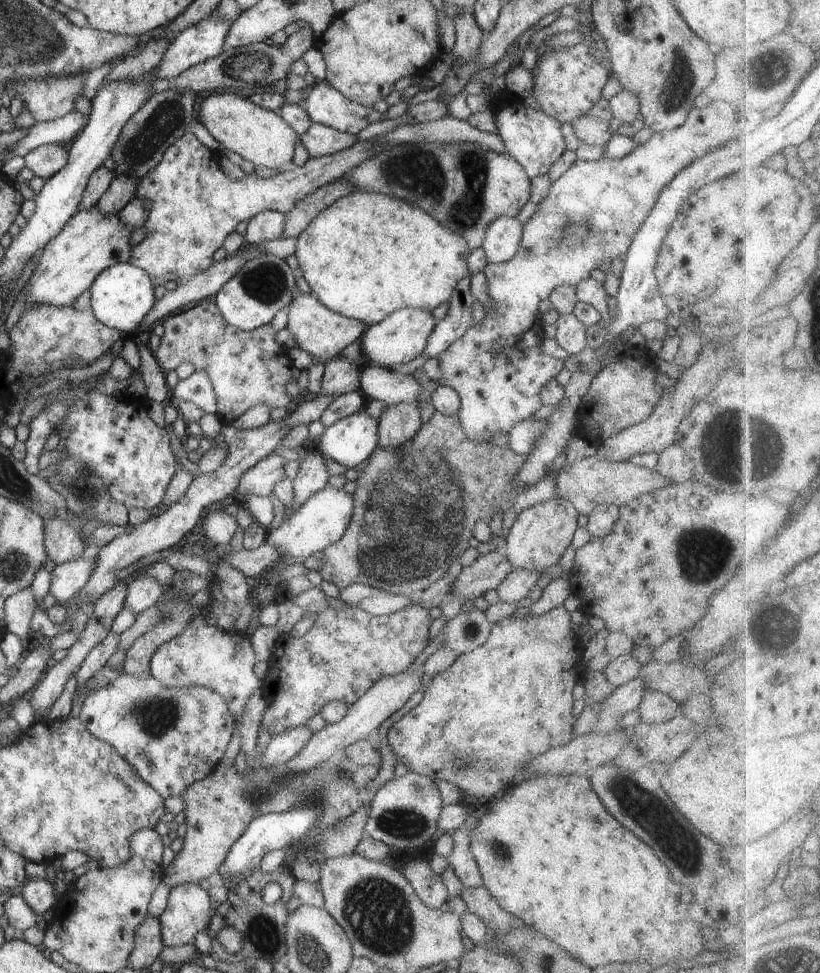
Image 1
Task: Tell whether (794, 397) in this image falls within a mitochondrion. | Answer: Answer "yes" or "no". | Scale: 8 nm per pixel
no

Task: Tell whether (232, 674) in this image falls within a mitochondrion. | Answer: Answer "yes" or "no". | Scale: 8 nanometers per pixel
no

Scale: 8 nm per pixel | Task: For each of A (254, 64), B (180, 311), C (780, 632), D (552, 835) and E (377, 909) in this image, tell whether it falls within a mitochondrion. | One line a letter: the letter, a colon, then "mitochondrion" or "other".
A: mitochondrion
B: other
C: mitochondrion
D: other
E: mitochondrion

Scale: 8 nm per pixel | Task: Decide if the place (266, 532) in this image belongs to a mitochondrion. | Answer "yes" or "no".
no

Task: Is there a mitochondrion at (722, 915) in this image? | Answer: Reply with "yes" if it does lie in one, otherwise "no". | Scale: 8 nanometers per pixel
no

